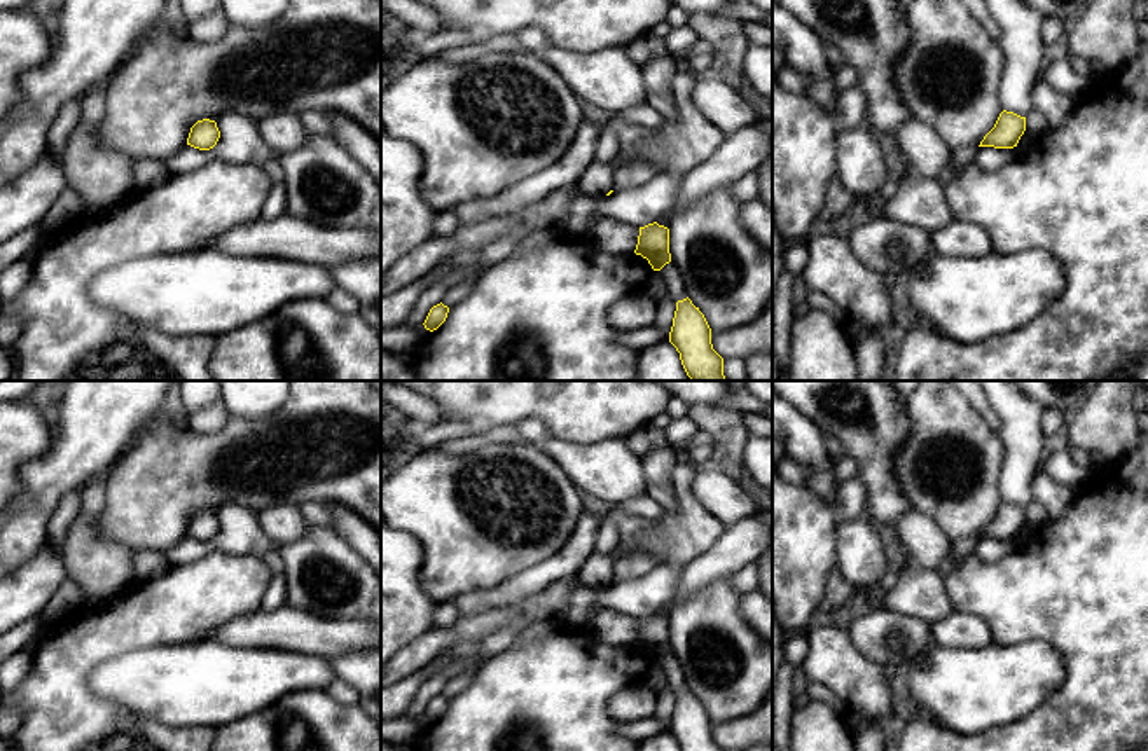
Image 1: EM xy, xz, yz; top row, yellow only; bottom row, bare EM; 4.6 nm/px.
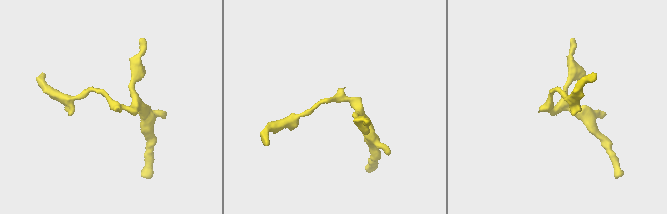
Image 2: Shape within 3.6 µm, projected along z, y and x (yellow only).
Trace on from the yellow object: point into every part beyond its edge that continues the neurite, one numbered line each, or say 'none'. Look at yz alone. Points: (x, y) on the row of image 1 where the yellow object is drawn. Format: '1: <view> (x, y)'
none

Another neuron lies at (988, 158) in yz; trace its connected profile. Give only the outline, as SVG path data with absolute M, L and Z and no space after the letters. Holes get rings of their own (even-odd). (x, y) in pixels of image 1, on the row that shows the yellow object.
M980 147L972 164L984 171L994 171L1005 166L1017 154L1019 154L1017 147L1013 148Z

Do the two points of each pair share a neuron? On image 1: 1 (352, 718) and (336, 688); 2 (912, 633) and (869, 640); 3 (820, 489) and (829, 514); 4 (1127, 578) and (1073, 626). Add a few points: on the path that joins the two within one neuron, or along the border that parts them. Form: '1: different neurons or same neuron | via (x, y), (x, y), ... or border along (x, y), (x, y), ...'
1: different neurons | border along (325, 690), (338, 701), (357, 706)
2: same neuron | via (902, 631), (899, 627), (879, 634)
3: different neurons | border along (841, 486), (834, 502), (825, 502), (804, 488)
4: same neuron | via (1113, 585), (1108, 585), (1094, 599), (1087, 612)

